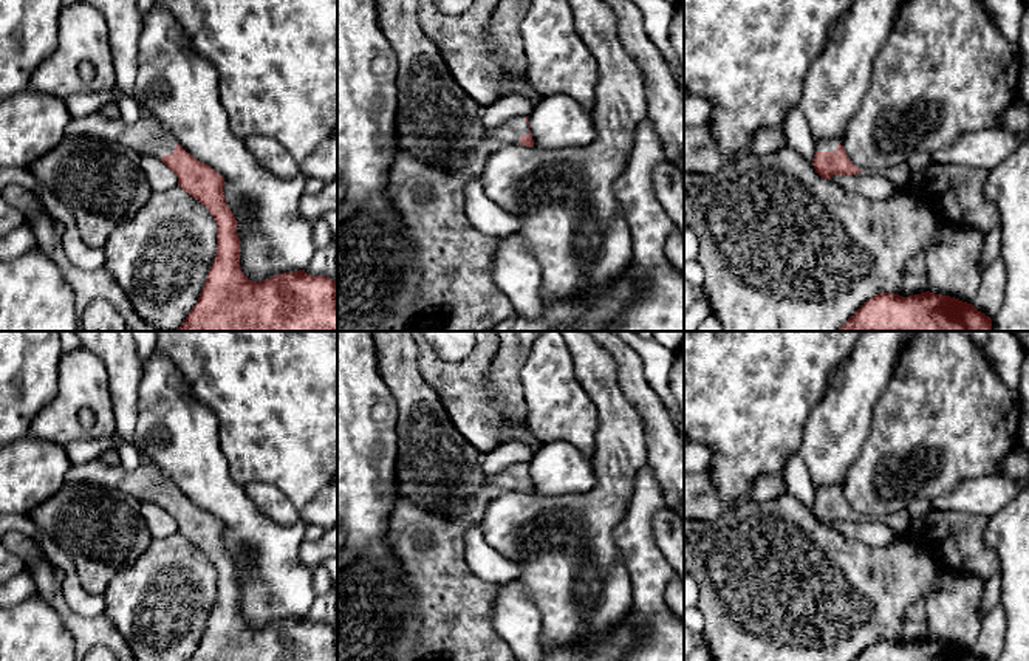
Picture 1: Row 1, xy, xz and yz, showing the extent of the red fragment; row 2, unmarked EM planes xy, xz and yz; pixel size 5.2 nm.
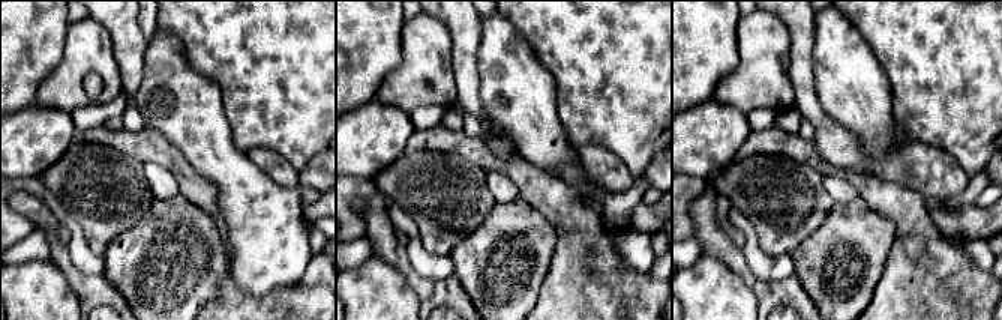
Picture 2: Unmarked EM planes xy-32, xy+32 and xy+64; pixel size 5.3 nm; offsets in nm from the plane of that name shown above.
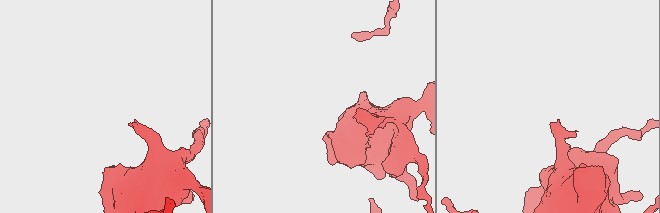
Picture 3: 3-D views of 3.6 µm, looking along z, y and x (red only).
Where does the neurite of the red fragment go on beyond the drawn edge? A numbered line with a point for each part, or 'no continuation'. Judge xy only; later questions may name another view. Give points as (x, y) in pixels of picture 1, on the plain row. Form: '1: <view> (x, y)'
1: xy (146, 483)

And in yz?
1: yz (830, 491)

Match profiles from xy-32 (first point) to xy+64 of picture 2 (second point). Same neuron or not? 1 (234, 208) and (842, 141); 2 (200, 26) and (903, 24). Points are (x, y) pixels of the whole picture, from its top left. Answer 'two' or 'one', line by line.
1: two
2: one

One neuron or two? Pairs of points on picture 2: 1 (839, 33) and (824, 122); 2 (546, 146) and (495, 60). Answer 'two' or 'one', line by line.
1: two
2: one

